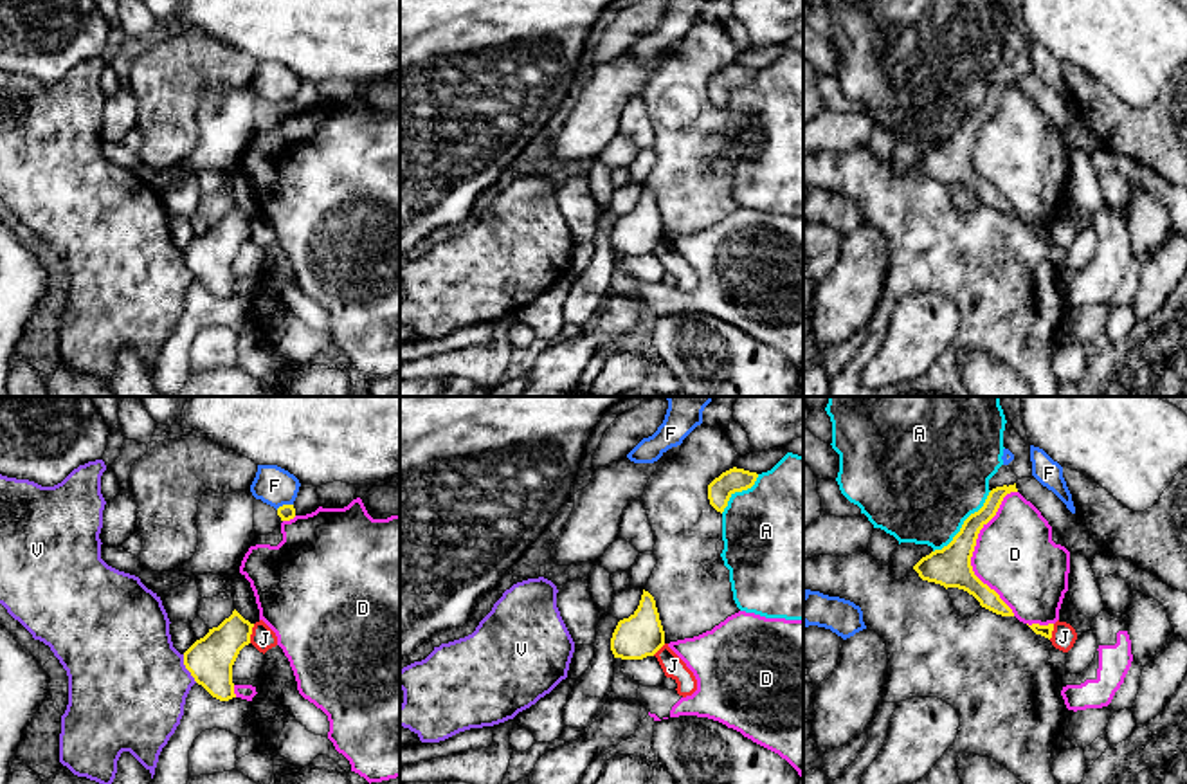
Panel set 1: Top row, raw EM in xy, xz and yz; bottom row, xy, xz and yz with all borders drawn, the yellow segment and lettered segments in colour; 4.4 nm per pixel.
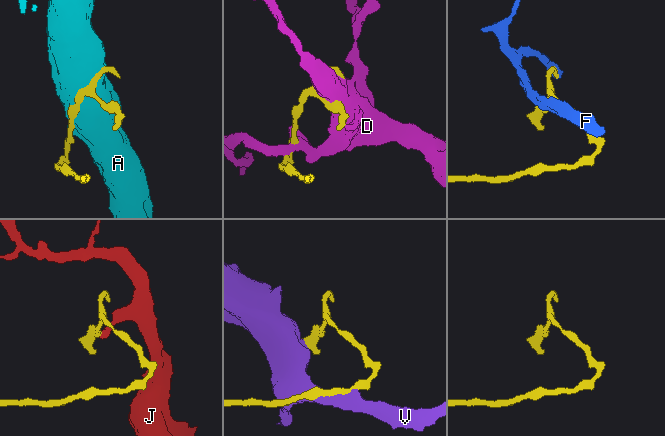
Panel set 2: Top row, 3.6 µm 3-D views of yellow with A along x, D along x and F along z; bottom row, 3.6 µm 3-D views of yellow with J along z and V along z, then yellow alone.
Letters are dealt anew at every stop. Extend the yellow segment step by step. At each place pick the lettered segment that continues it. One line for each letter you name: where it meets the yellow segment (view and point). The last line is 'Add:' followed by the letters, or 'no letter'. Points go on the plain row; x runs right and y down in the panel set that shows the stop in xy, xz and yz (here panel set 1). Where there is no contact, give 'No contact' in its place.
Add: no letter

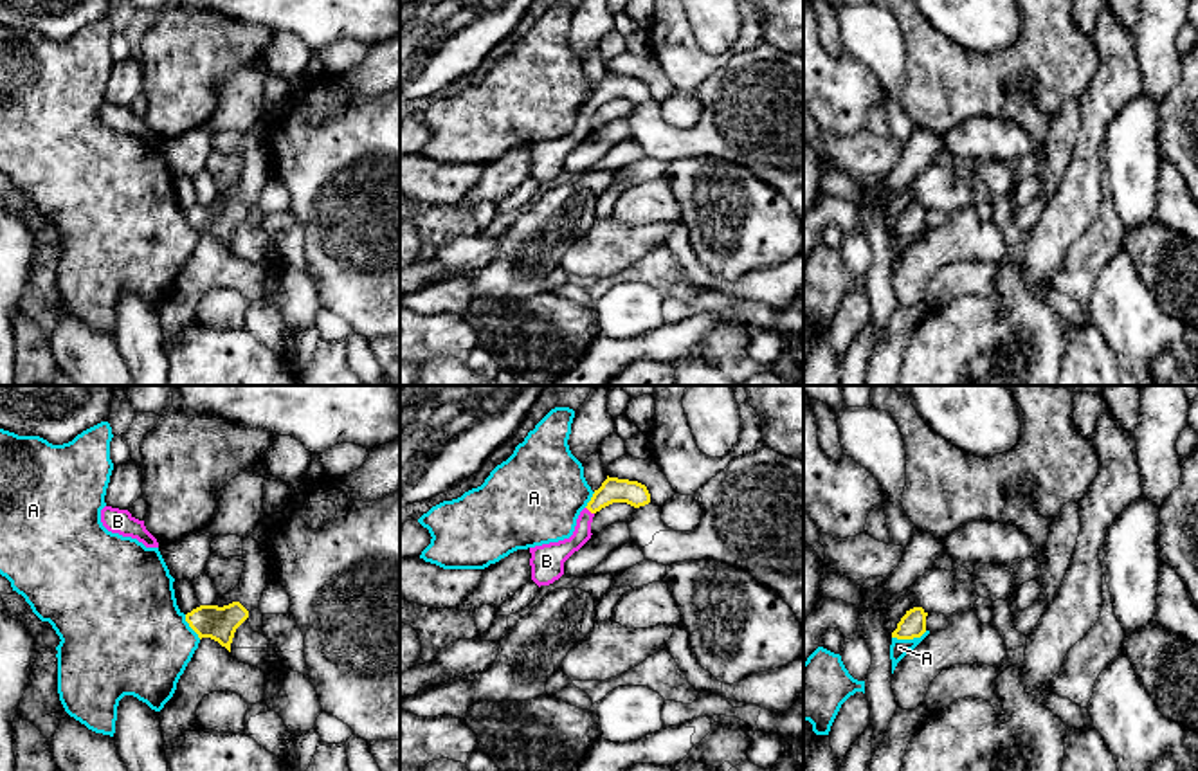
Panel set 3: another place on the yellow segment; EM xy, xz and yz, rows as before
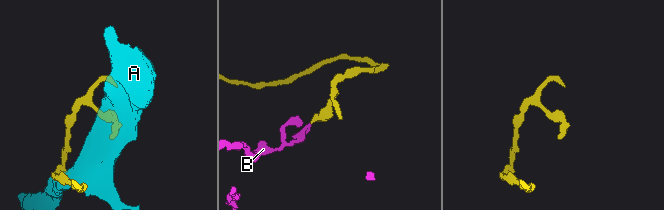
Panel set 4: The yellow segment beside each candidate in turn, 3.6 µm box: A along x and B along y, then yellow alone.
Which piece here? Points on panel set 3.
B: Touches yellow at xz (589, 107)
Add: B

